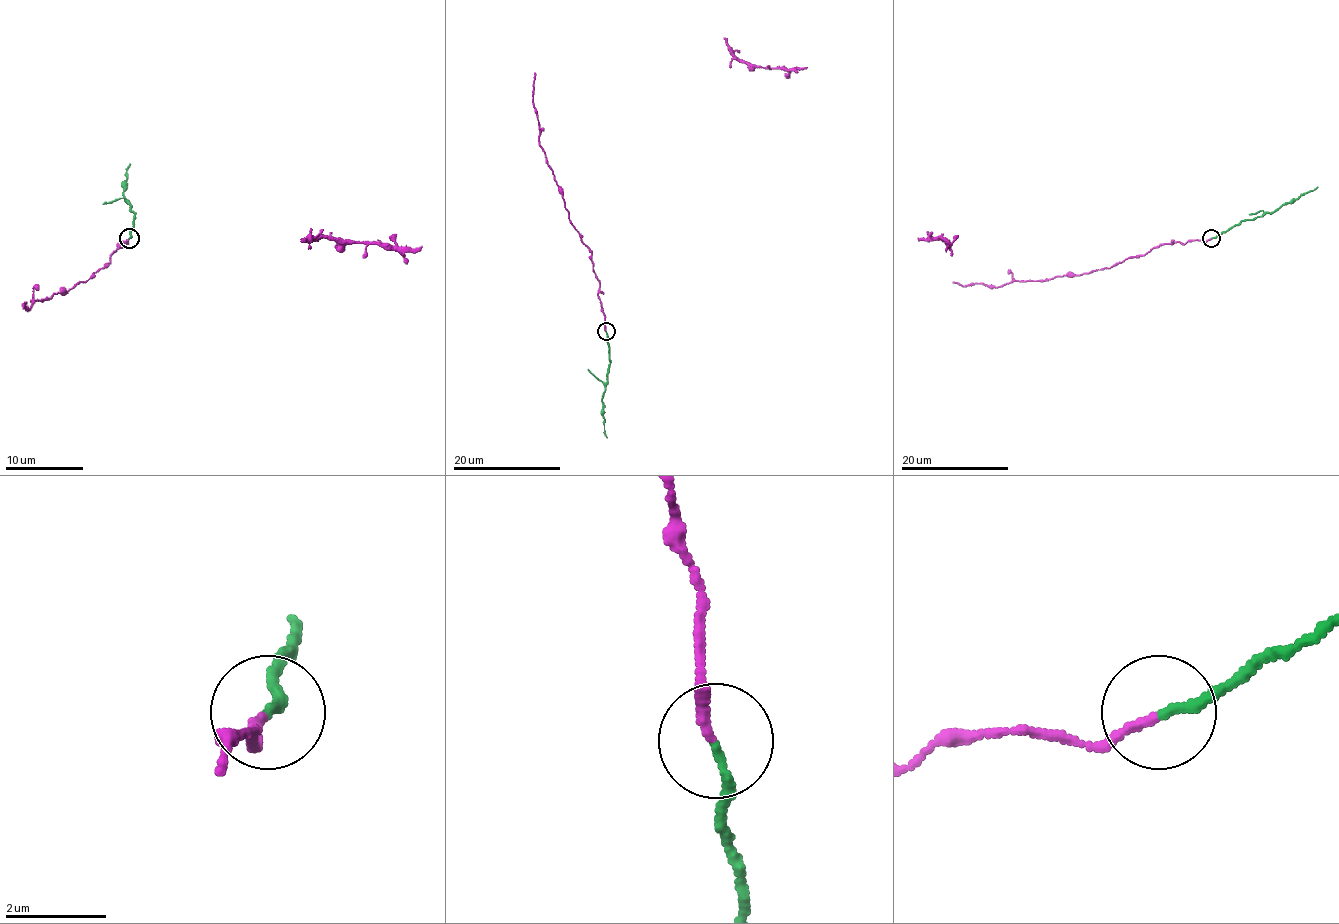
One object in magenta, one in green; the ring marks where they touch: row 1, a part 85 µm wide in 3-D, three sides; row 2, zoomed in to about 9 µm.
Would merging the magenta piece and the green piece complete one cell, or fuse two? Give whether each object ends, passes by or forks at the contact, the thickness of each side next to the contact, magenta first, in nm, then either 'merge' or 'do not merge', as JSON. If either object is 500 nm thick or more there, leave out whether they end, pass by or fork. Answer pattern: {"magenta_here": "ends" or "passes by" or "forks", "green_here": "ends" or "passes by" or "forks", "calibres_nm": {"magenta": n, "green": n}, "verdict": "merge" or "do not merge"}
{"magenta_here": "ends", "green_here": "ends", "calibres_nm": {"magenta": 180, "green": 160}, "verdict": "do not merge"}

